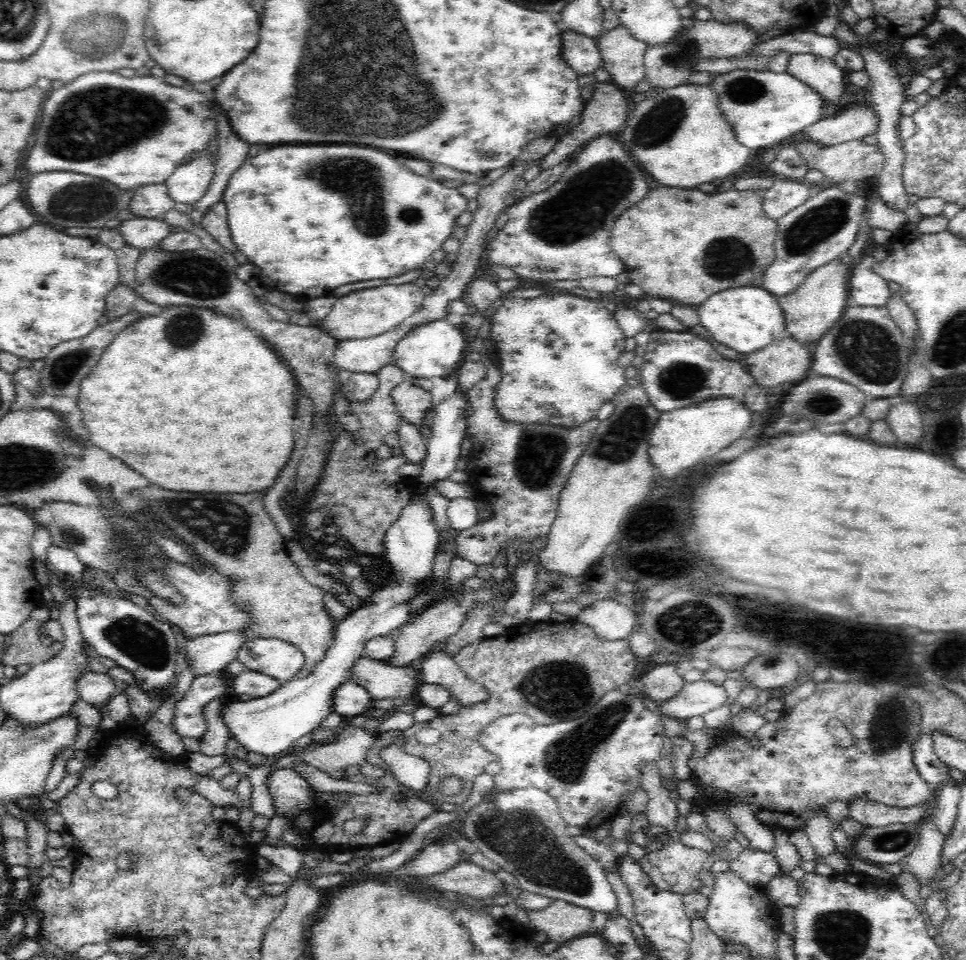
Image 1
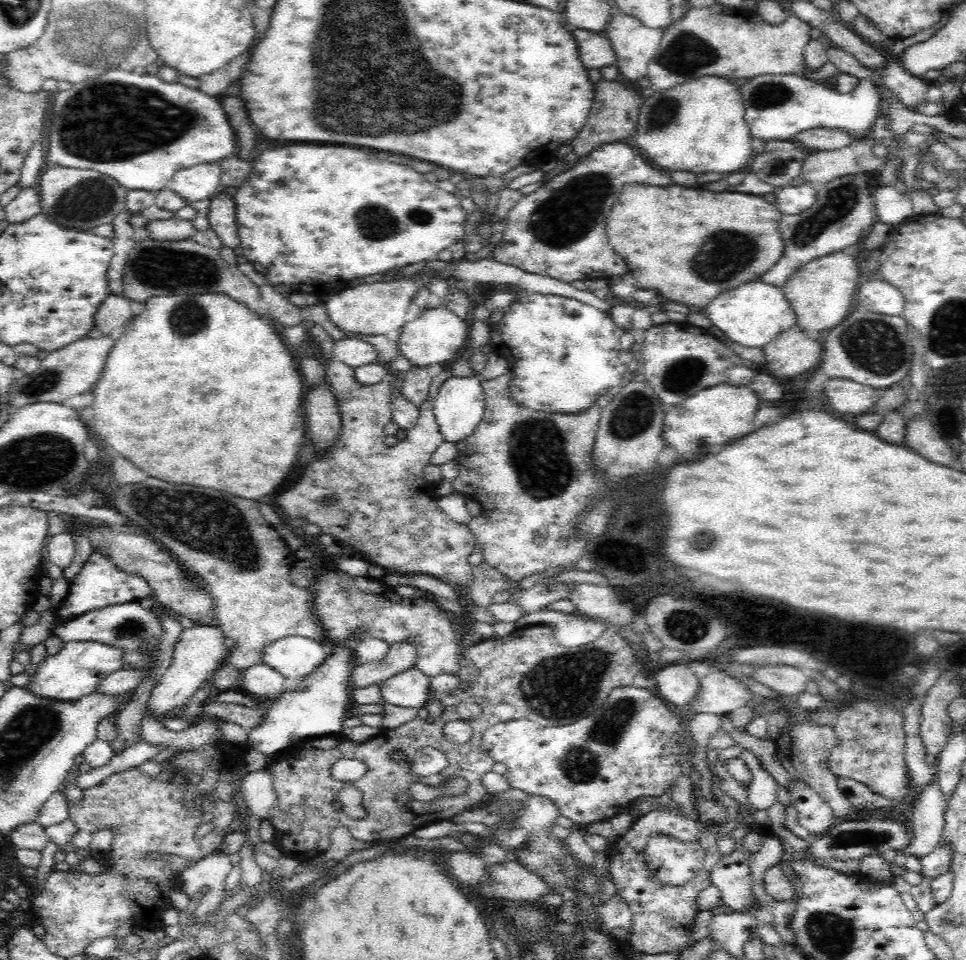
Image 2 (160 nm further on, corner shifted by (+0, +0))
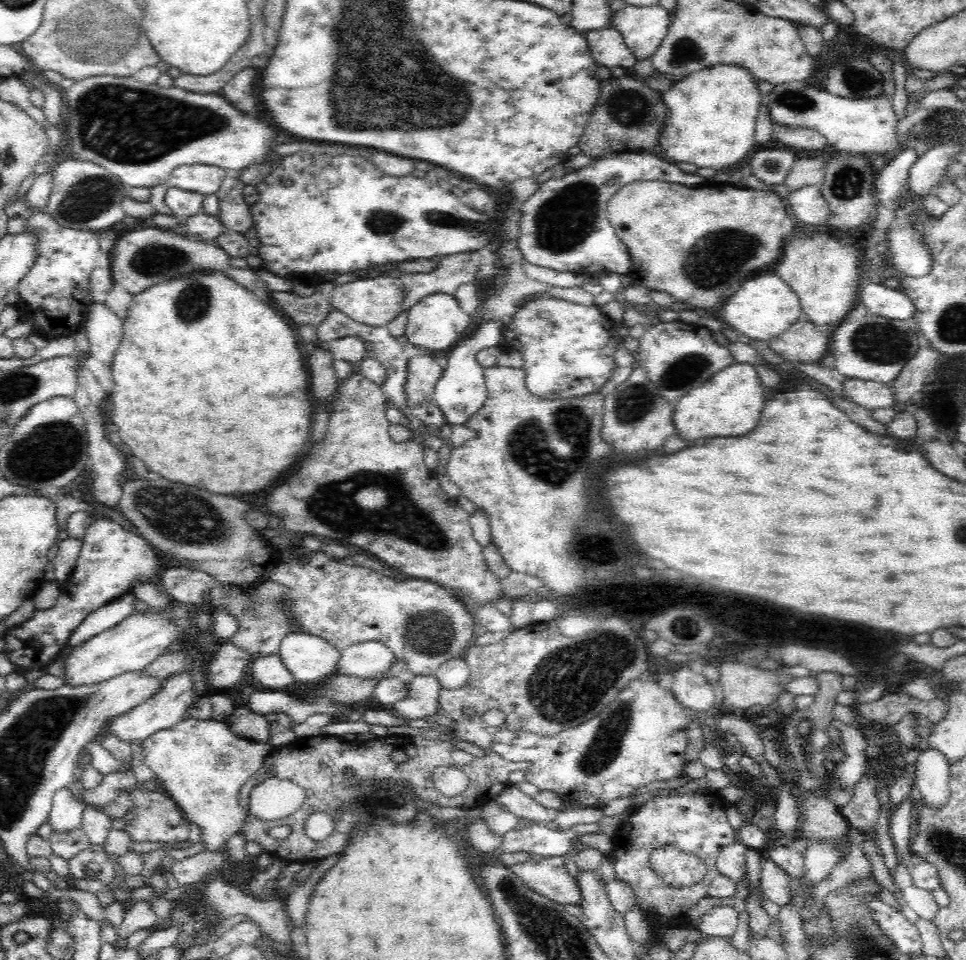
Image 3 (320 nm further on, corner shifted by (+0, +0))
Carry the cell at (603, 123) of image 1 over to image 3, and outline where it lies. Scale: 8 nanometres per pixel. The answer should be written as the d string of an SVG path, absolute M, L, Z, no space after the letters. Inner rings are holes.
M612 76L601 81L598 100L578 146L582 154L593 159L622 151L651 153L659 149L666 116L668 109L662 101L662 91L651 89L642 78Z

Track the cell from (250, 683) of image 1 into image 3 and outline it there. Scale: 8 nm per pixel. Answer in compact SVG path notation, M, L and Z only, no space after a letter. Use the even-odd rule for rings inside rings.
M278 653L254 659L250 662L250 667L252 668L252 678L265 688L276 690L286 688L295 682L290 670L286 669L285 663Z

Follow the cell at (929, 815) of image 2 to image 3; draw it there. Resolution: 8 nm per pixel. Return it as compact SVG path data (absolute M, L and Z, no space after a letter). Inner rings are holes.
M935 748L916 750L913 753L914 775L916 785L923 800L932 809L940 808L950 798L949 768L946 755Z

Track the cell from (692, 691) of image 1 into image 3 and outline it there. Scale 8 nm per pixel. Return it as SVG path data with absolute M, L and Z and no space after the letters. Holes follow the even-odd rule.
M738 660L725 662L719 672L722 691L724 692L723 702L726 706L732 706L736 711L740 710L741 712L758 705L767 709L773 707L778 696L787 692L788 684L793 679L817 675L802 666L783 666L777 670L762 670L755 664L740 663Z

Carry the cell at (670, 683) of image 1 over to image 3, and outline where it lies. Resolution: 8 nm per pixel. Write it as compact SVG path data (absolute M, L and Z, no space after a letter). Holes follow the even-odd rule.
M692 665L674 672L671 690L678 703L691 713L699 714L716 707L714 686L700 672L696 673Z

